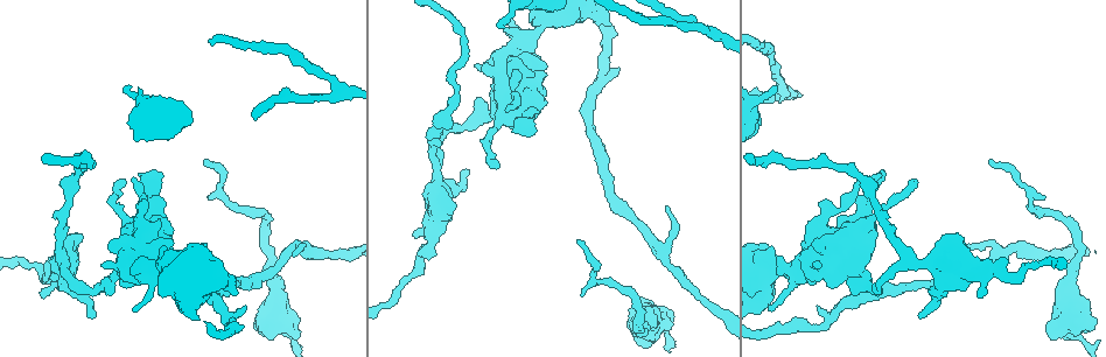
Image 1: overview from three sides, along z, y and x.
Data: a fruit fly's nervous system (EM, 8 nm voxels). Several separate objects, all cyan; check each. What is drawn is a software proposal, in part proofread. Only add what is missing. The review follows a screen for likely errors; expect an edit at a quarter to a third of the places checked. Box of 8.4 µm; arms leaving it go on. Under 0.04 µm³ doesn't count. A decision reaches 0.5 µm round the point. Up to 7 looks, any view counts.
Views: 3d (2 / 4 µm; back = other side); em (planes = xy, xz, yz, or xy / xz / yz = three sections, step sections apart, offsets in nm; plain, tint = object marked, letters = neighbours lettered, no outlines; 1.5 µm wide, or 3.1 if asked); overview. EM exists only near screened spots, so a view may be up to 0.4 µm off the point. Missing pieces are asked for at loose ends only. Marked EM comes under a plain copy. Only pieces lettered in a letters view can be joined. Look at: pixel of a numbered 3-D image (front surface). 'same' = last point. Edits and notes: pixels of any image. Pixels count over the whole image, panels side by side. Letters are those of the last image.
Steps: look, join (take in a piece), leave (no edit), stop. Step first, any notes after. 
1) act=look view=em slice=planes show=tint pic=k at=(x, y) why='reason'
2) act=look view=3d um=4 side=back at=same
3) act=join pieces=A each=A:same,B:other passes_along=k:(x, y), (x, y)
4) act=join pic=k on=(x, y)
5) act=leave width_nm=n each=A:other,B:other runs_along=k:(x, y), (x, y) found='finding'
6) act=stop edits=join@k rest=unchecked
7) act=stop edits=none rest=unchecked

act=look view=em slice=planes show=tint pic=1 at=(577, 242) why='tapers out'

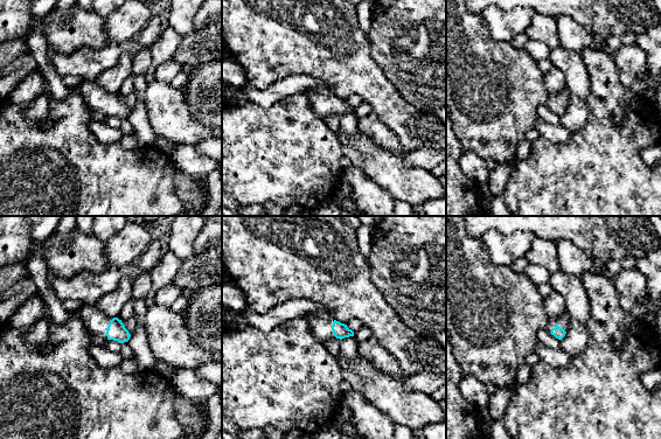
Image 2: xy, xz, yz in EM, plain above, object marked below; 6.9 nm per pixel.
act=look view=em slice=planes show=letters at=same

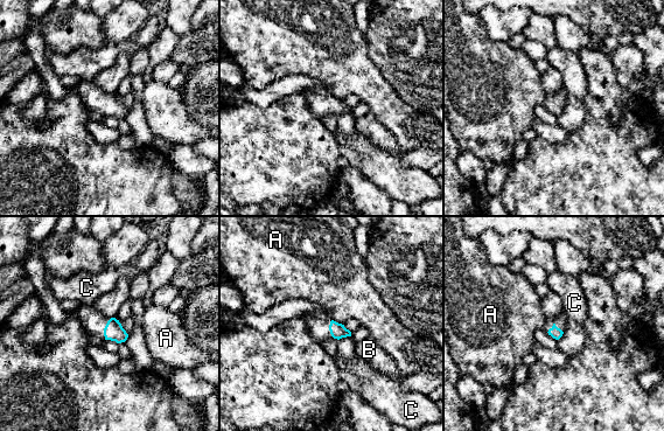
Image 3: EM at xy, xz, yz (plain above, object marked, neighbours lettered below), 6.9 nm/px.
act=leave each=A:other,B:other,C:other border=3:(332, 319), (343, 325) found='no lettered piece goes on from it'

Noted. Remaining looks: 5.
act=look view=3d um=4 pic=1 at=(914, 180) why='an open end'

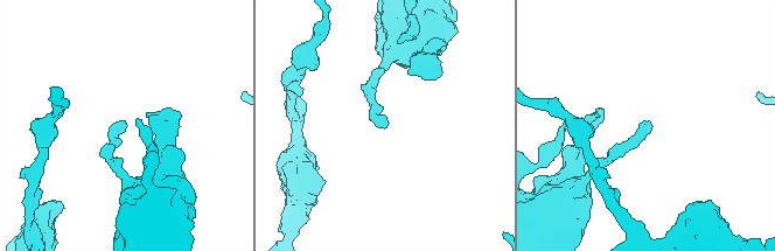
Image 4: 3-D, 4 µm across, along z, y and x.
act=look view=em slice=planes show=letters pic=4 at=(123, 125) why='now the EM'

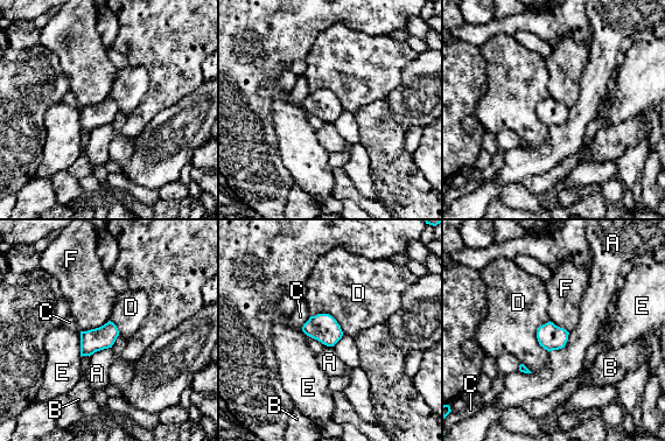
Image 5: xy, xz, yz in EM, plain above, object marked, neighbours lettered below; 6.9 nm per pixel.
act=leave longest_contact=D:260nm each=A:other,B:other,C:other,D:other,E:other,F:other border=5:(109, 320), (98, 327), (79, 331) found='no lettered piece goes on from it'

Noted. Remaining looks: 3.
act=look view=3d um=4 pic=1 at=(502, 28) why='an open end'

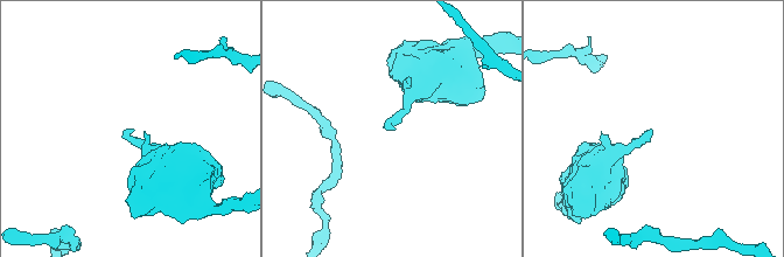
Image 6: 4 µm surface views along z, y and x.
act=look view=em slice=yz step=4 show=tint pic=6 at=(130, 132)

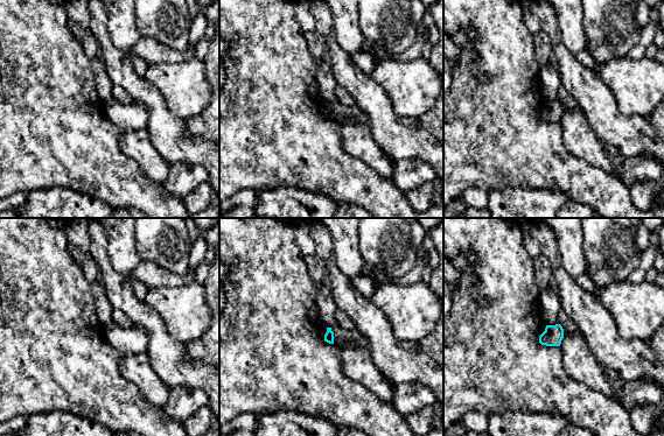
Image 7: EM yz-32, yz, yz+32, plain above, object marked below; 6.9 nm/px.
act=look view=em slice=planes show=letters at=same

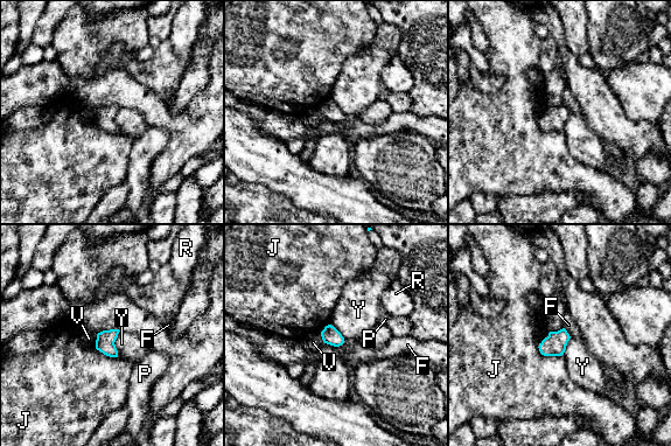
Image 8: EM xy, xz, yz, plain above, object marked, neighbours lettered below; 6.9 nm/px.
act=leave longest_contact=J:190nm each=F:other,J:other,P:other,R:other,V:other,Y:other border=8:(330, 323), (343, 338), (339, 347) found='no lettered piece goes on from it'

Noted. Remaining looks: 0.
act=stop edits=none rest=unchecked

